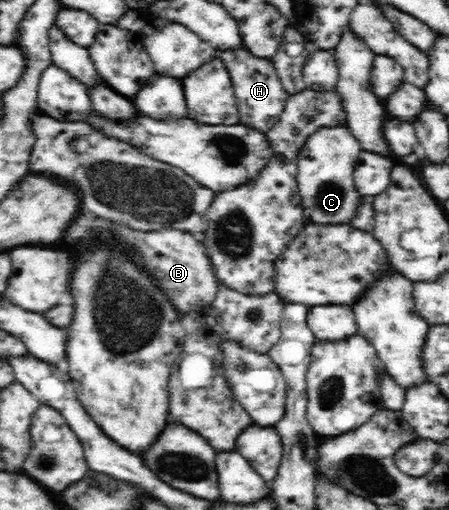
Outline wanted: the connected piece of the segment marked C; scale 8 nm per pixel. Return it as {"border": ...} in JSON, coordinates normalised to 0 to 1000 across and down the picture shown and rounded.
{"border":[[[773,245],[766,249],[735,247],[731,253],[717,247],[690,263],[664,298],[659,343],[664,378],[673,388],[673,408],[679,418],[679,439],[757,441],[782,437],[788,418],[795,418],[808,396],[808,382],[793,375],[786,353],[788,320],[797,300],[802,300],[802,284]]]}

